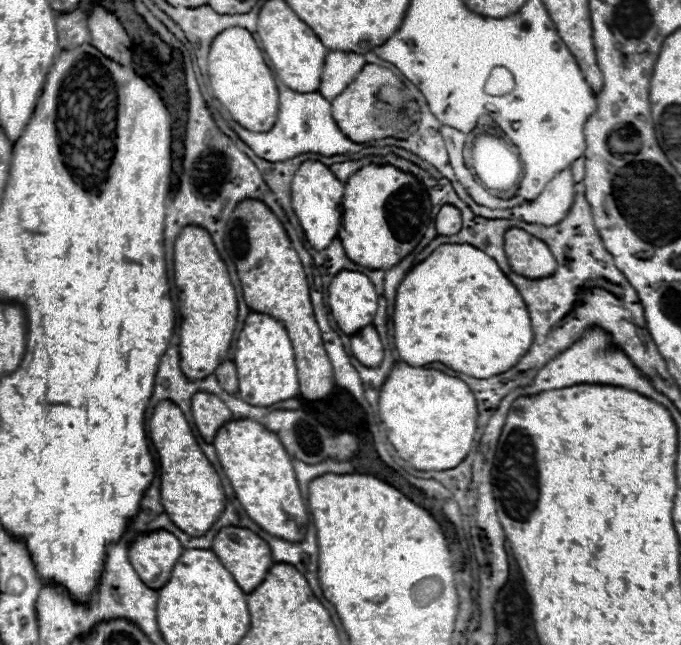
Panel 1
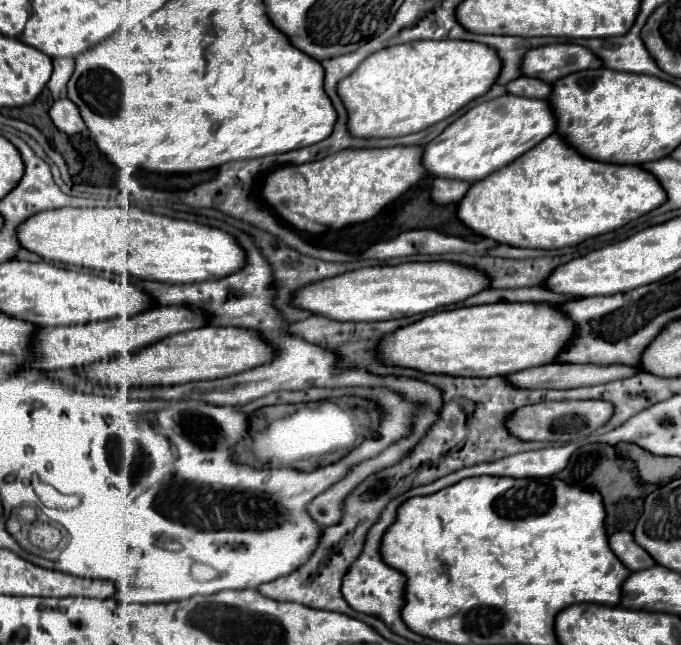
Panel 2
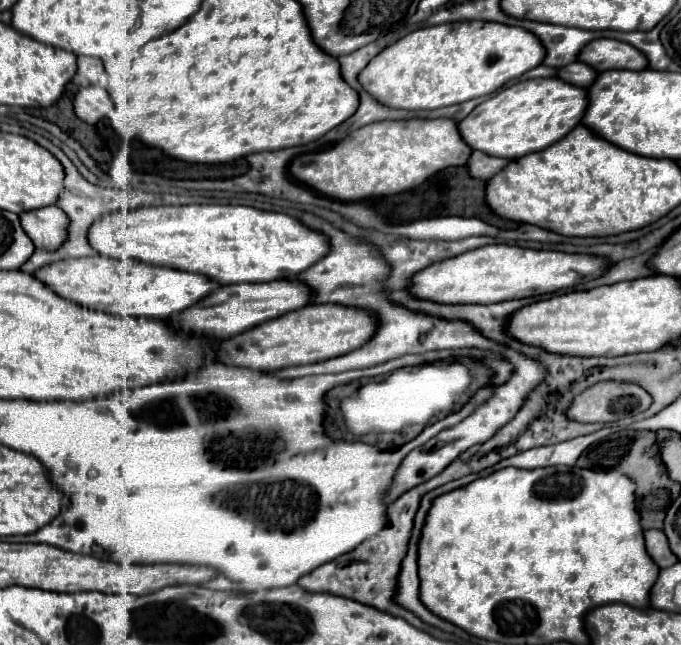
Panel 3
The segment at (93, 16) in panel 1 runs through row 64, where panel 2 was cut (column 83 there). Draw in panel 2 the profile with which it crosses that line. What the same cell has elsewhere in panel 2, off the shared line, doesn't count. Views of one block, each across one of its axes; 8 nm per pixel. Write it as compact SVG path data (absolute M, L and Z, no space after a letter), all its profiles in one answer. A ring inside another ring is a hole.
M62 98L62 100L56 100L50 108L50 120L54 122L54 126L68 134L68 136L74 136L74 134L80 134L84 130L84 124L82 124L82 116L76 108L74 102L70 102L68 98Z

